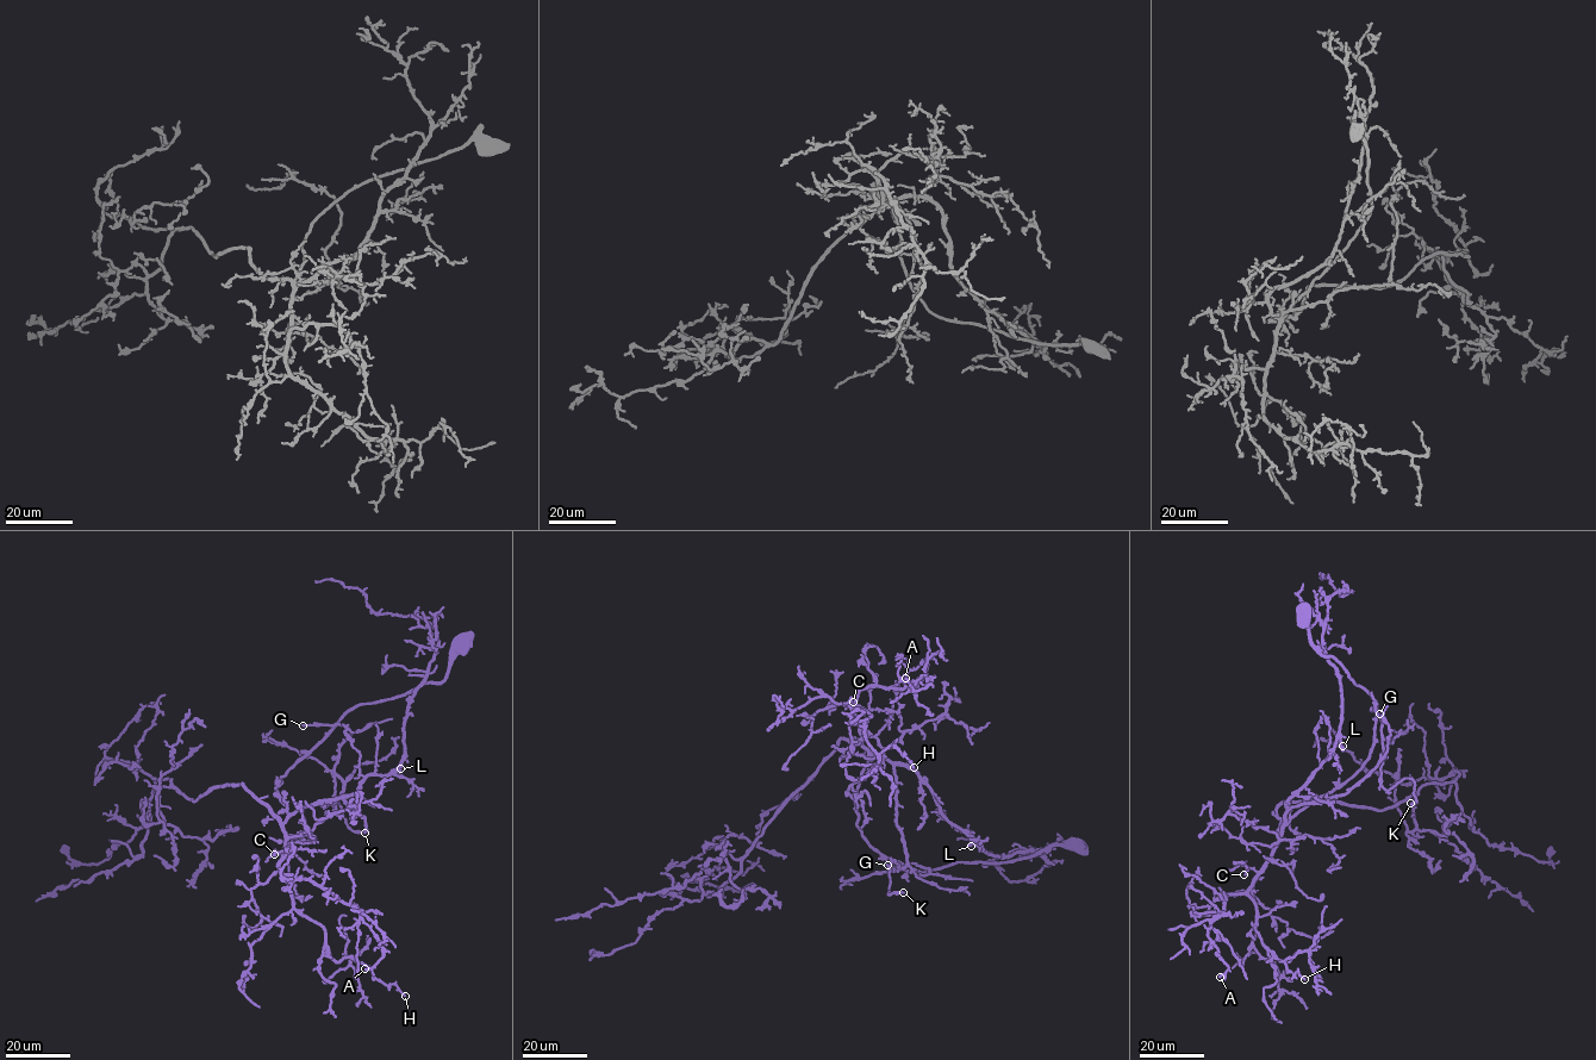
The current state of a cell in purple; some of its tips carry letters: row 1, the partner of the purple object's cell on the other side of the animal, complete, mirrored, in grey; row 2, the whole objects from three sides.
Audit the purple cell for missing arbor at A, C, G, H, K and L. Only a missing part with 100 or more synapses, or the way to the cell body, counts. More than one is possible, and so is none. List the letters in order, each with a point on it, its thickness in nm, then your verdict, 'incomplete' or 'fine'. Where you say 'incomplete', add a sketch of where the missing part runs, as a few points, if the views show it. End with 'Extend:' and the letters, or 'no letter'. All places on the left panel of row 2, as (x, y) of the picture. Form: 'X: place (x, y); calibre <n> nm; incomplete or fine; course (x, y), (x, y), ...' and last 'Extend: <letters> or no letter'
A: place (365, 968); calibre 140 nm; fine
C: place (274, 854); calibre 110 nm; fine
G: place (303, 725); calibre 180 nm; fine
H: place (405, 996); calibre 120 nm; fine
K: place (365, 833); calibre 100 nm; fine
L: place (400, 768); calibre 80 nm; fine
Extend: no letter

